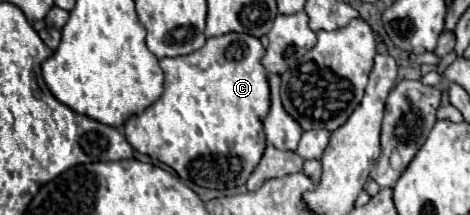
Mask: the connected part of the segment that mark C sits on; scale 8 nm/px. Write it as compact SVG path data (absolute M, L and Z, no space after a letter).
M231 32L231 34L223 34L223 36L215 36L215 38L209 38L207 44L187 56L175 56L175 58L161 58L159 60L159 66L165 74L165 90L161 94L161 98L149 106L147 110L143 110L141 114L129 118L123 126L123 132L125 132L125 138L127 142L141 154L147 154L167 166L171 166L183 180L191 180L195 182L197 186L203 186L203 188L217 188L217 190L223 190L223 188L235 188L235 186L243 186L247 182L247 178L251 176L251 172L255 170L255 166L259 164L261 156L263 156L263 150L265 150L265 134L263 134L263 118L267 116L269 112L269 82L267 82L267 72L261 64L261 58L263 58L263 52L265 48L261 46L259 38L255 36L249 36L249 34L237 34L237 32Z

